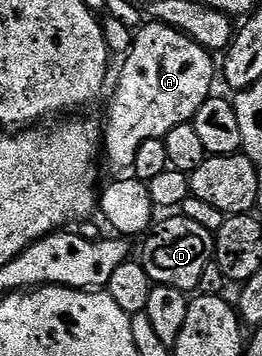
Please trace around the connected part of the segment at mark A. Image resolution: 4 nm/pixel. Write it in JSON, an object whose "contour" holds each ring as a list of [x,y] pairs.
{"contour":[[[147,21],[137,27],[132,48],[121,59],[122,71],[118,74],[118,87],[114,90],[114,99],[110,102],[110,111],[104,122],[104,158],[114,166],[130,168],[136,160],[137,150],[145,141],[166,139],[177,125],[193,123],[196,112],[200,112],[200,104],[210,97],[216,82],[216,58],[211,51],[193,42],[188,36],[181,34],[163,22]]]}

